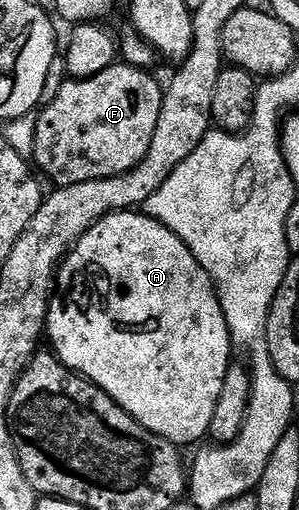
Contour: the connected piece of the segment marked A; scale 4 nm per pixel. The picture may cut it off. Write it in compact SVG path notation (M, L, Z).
M120 210L118 214L108 214L101 218L75 245L66 253L56 275L55 289L53 296L49 300L49 315L45 321L45 334L47 342L51 345L52 353L57 355L61 363L69 370L86 378L88 382L93 382L111 400L115 400L144 430L155 432L163 436L169 442L177 443L178 447L186 448L192 442L200 443L206 437L211 428L211 416L215 416L215 404L219 404L219 392L223 392L225 377L231 365L229 350L229 329L227 320L223 316L221 301L217 295L217 289L213 287L213 281L207 271L191 256L187 244L175 236L163 224L159 224L155 219L149 217L144 212L134 212L131 210Z

